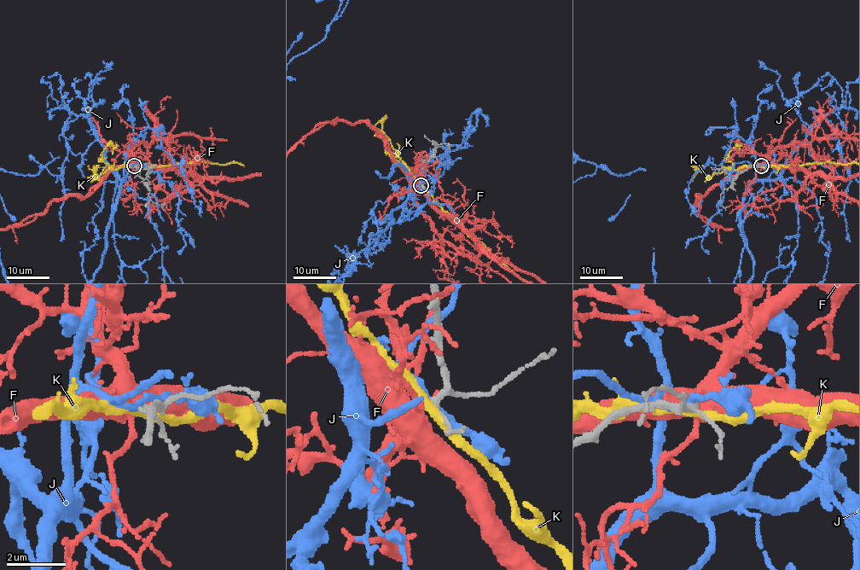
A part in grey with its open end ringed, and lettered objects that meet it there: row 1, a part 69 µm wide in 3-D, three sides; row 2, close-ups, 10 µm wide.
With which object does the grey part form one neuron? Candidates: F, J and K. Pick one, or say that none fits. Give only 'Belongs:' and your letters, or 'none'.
Belongs: F

